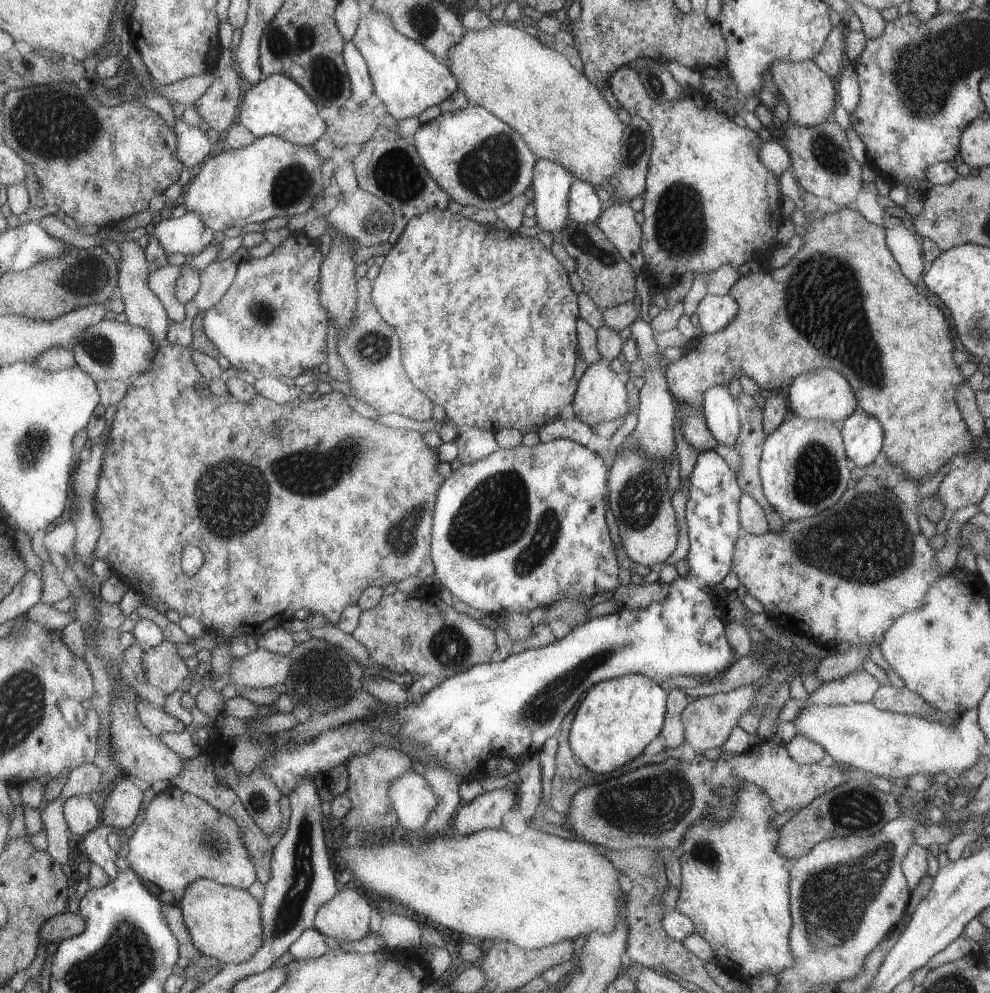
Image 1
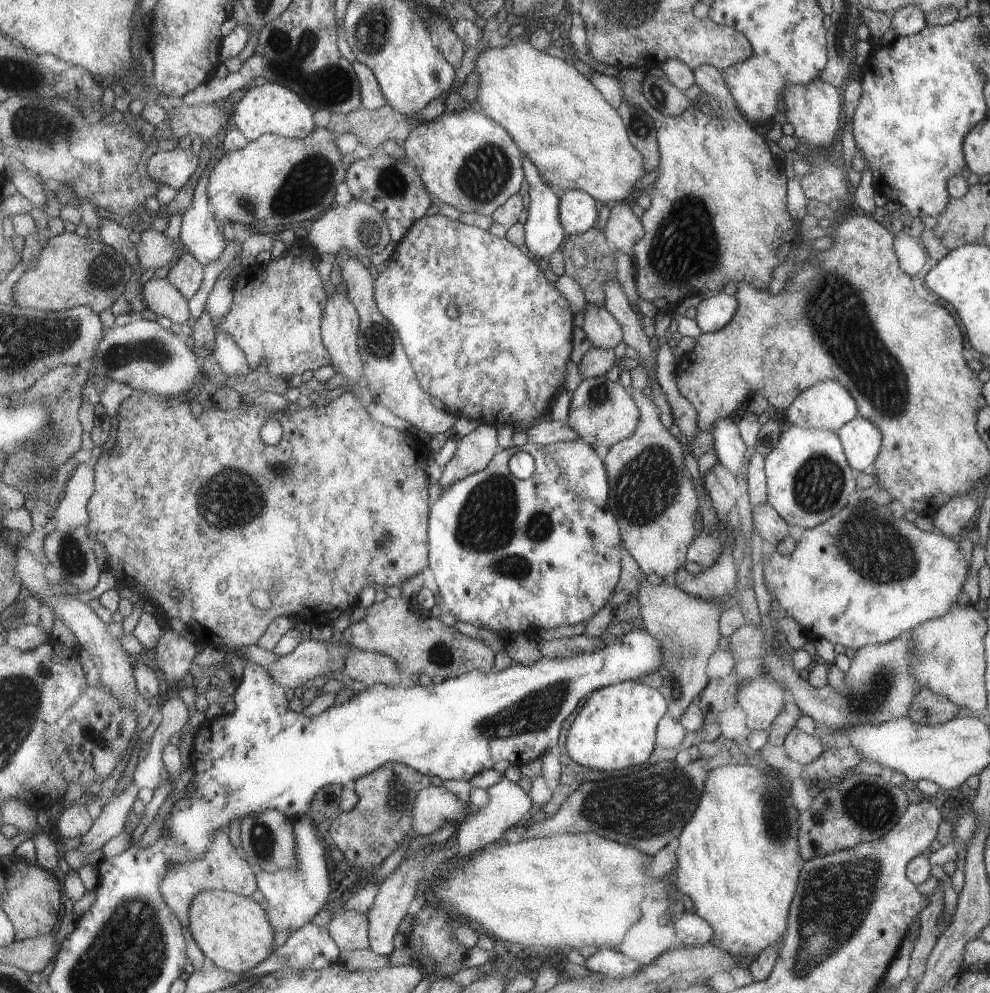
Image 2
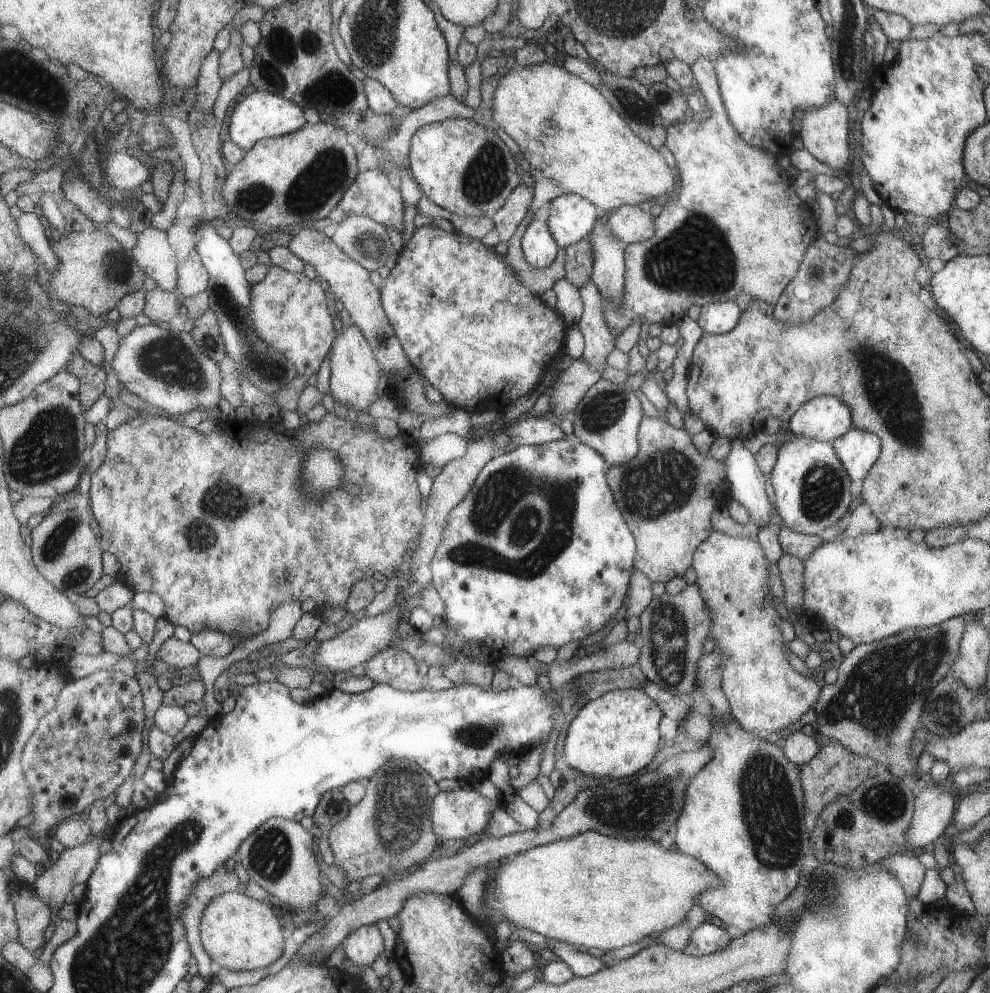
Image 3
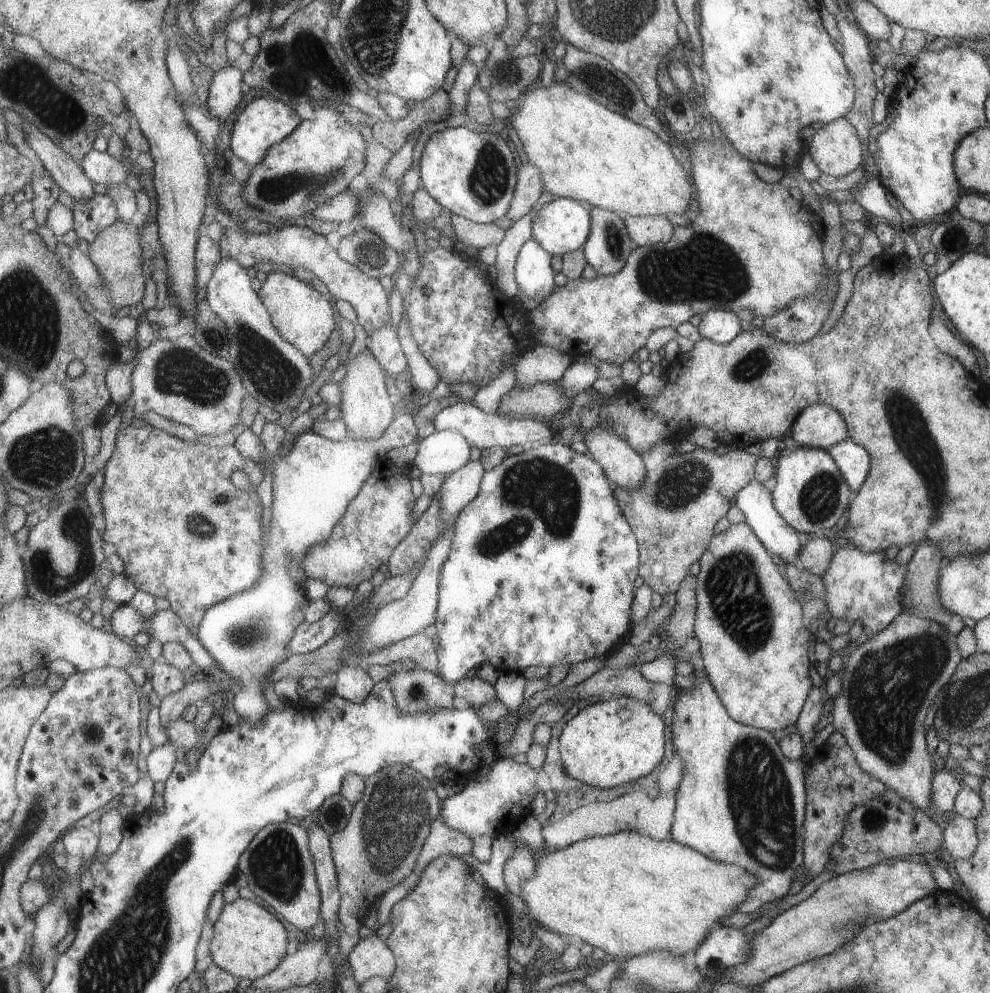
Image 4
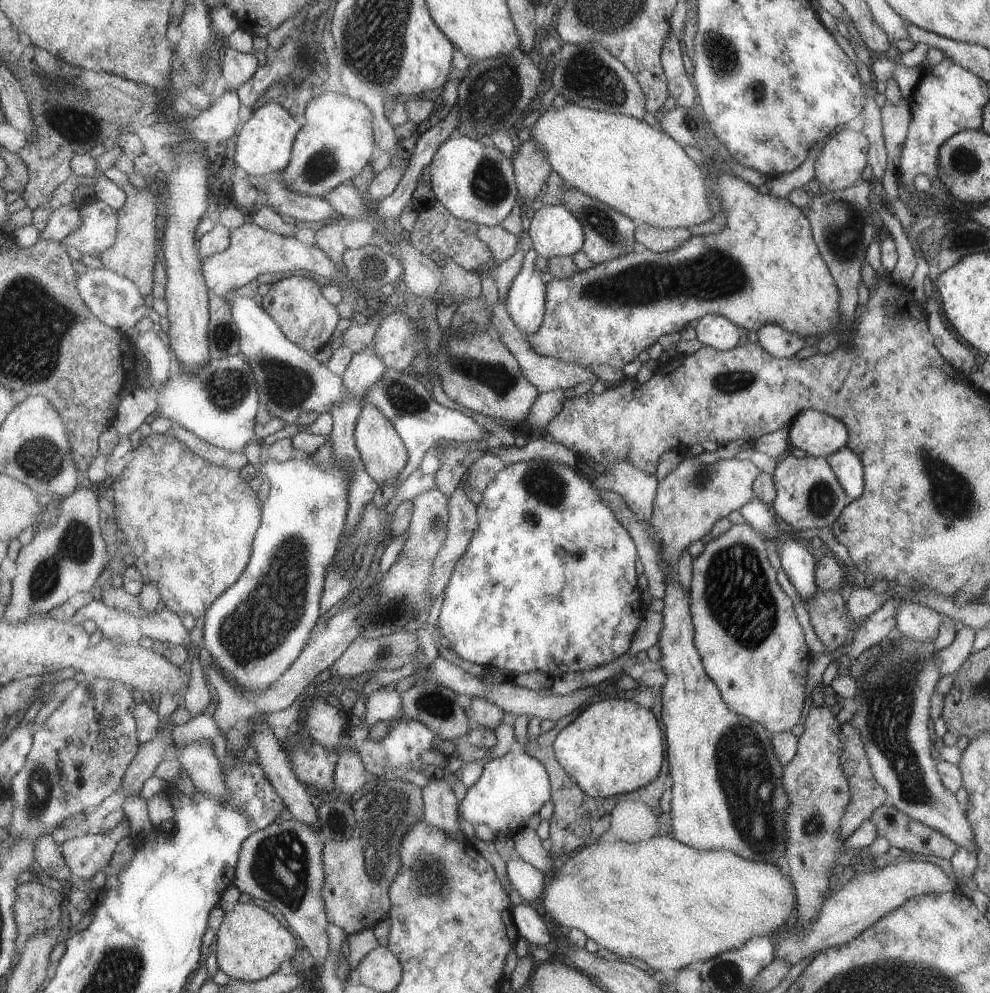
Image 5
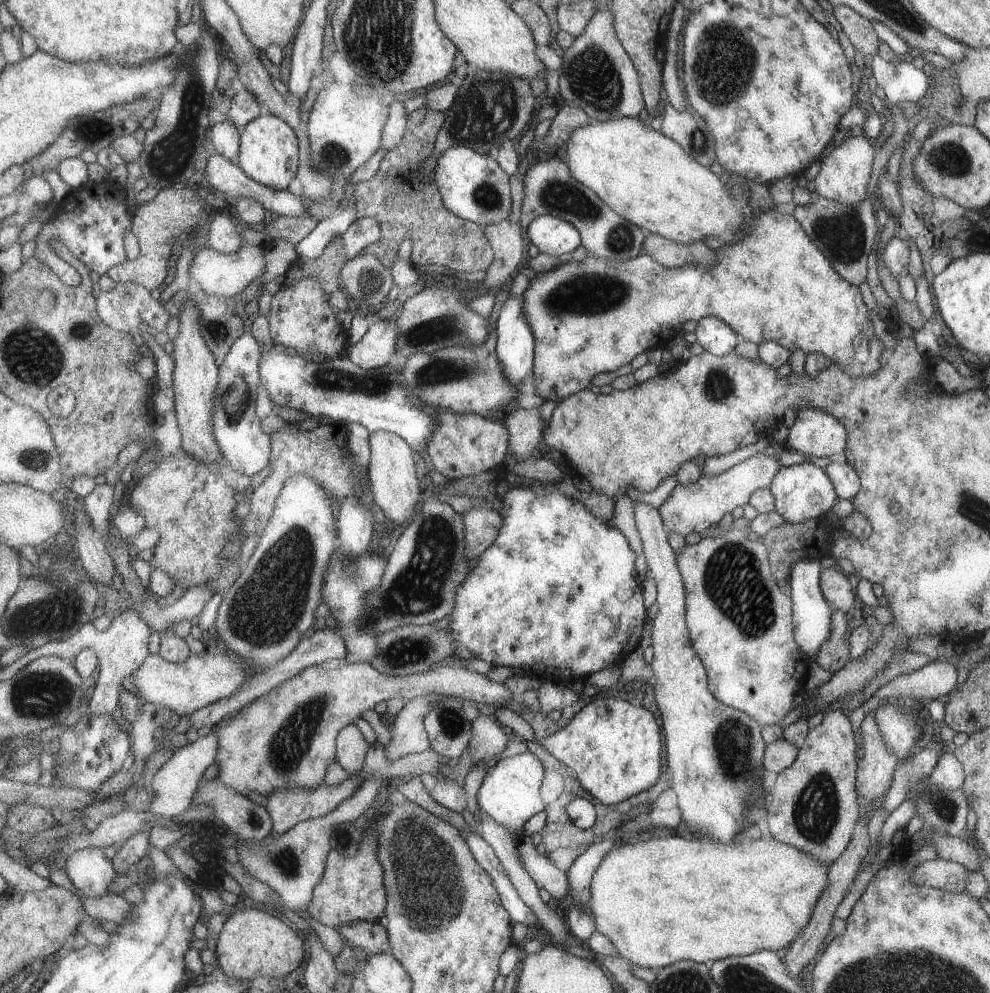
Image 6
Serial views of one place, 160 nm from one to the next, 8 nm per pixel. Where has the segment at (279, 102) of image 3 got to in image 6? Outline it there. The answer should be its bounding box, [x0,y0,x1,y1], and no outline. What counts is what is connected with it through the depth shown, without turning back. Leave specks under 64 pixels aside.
[238,115,300,190]

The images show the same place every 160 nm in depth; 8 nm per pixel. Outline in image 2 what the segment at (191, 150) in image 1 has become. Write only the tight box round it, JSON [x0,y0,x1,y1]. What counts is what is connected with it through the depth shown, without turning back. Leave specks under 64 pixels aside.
[148,145,199,190]

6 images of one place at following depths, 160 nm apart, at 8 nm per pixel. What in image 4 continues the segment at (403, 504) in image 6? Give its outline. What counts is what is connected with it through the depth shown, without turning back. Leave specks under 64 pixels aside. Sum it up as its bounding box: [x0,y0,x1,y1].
[340,352,395,441]

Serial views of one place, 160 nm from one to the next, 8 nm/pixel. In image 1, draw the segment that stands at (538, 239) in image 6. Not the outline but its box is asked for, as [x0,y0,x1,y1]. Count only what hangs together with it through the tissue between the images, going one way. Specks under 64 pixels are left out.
[568,178,604,224]

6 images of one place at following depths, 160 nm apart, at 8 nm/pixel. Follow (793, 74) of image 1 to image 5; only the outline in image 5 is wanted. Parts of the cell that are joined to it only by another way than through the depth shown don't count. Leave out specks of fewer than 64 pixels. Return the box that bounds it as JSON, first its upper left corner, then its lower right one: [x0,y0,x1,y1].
[814,128,868,191]

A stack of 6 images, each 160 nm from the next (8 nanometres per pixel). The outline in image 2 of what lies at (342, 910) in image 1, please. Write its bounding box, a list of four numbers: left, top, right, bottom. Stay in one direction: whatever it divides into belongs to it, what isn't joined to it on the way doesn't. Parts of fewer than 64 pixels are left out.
[327,911,367,950]

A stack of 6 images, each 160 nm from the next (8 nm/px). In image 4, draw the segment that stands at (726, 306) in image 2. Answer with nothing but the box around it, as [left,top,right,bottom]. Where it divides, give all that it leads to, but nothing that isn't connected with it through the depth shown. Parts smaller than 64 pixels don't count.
[698,309,740,344]

